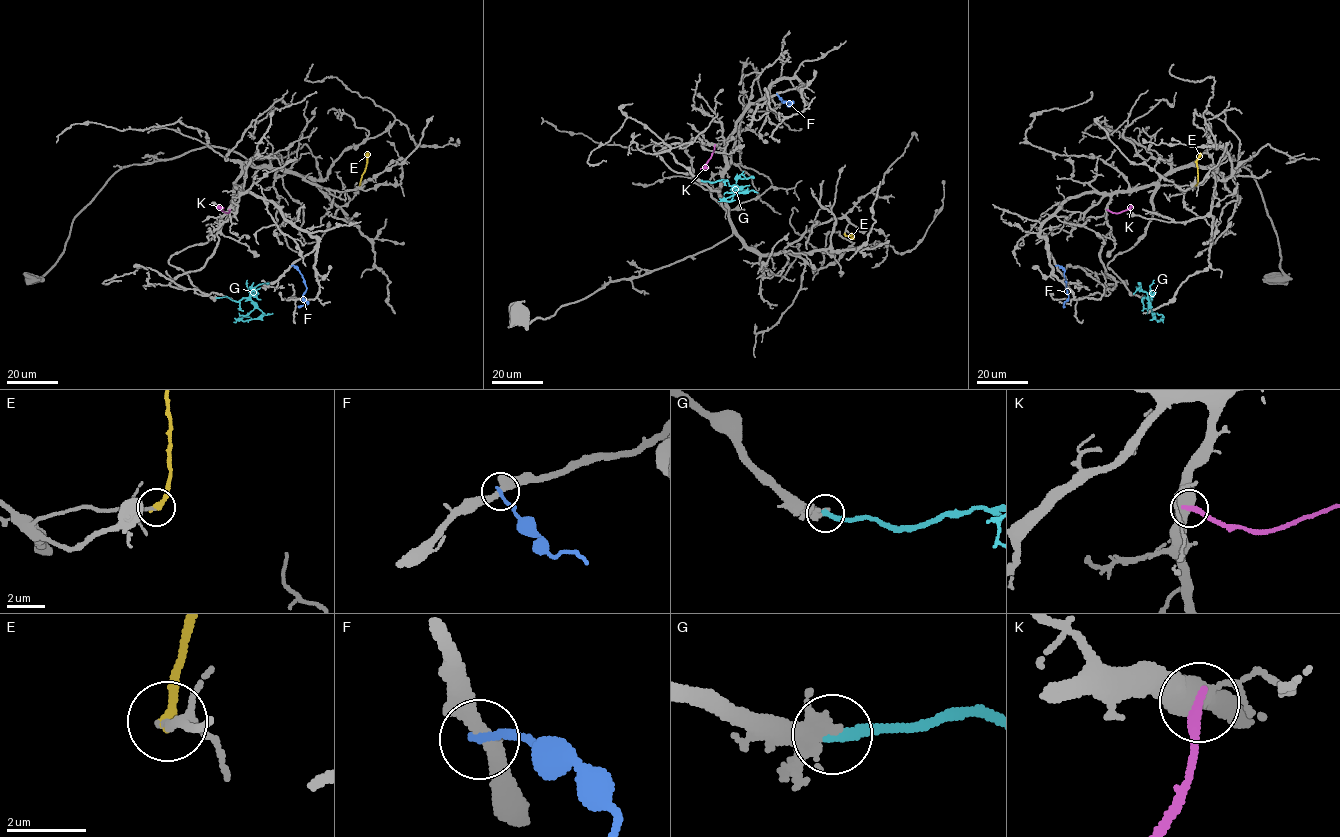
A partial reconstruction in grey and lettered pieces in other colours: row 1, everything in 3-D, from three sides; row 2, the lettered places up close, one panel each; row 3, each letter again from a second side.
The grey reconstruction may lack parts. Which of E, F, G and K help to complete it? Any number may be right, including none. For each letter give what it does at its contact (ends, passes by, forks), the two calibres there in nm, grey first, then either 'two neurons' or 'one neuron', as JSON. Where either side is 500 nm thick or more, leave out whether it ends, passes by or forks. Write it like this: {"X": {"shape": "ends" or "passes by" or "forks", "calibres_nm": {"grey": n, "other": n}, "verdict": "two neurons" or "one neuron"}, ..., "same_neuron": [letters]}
{"E": {"shape": "ends", "calibres_nm": {"grey": 200, "other": 280}, "verdict": "two neurons"}, "F": {"shape": "ends", "calibres_nm": {"grey": 280, "other": 200}, "verdict": "two neurons"}, "G": {"shape": "ends", "calibres_nm": {"grey": 320, "other": 280}, "verdict": "two neurons"}, "K": {"shape": "ends", "calibres_nm": {"grey": 440, "other": 280}, "verdict": "two neurons"}, "same_neuron": []}

